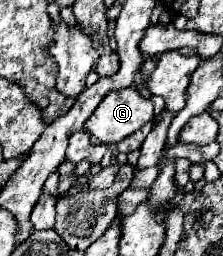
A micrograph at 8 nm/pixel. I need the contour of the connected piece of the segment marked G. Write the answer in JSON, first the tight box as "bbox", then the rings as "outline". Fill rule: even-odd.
{"bbox":[86,88,154,144],"outline":[[[136,88],[110,92],[86,120],[88,132],[106,144],[116,144],[154,120],[152,102]]]}

